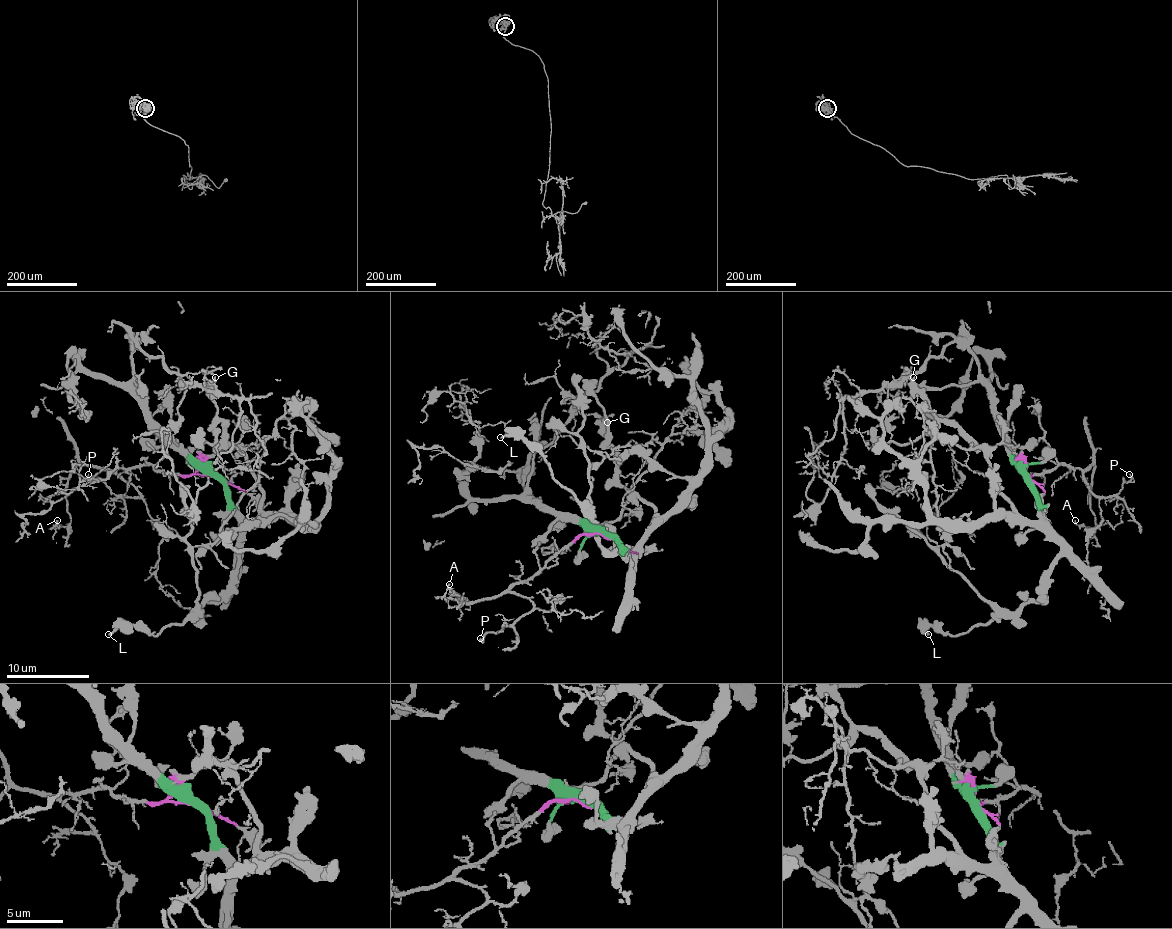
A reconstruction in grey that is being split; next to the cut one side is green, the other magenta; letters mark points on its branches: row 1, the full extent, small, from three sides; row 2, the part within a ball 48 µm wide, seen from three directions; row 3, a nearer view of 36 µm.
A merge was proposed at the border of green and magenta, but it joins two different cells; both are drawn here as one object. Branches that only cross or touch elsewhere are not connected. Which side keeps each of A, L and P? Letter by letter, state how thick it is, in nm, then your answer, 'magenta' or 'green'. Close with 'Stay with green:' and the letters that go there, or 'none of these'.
A: calibre 80 nm; magenta
L: calibre 170 nm; green
P: calibre 150 nm; magenta
Stay with green: L

